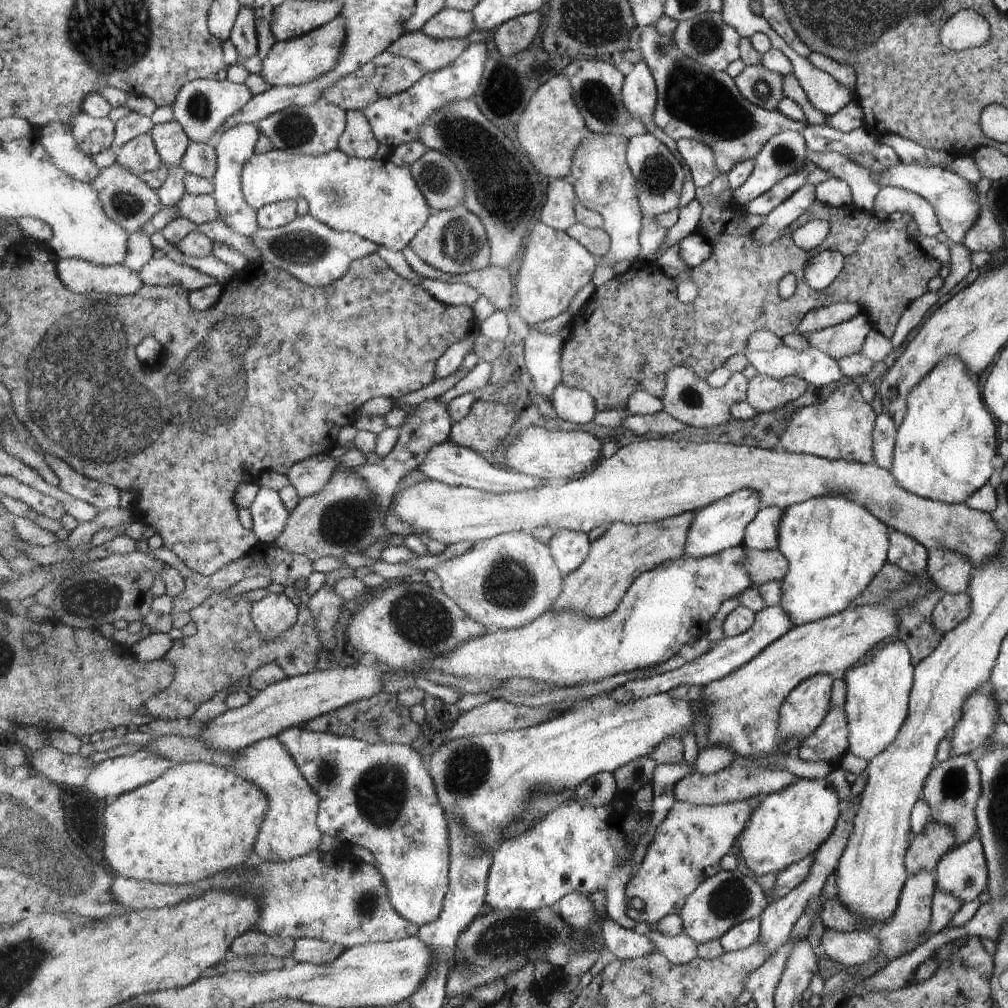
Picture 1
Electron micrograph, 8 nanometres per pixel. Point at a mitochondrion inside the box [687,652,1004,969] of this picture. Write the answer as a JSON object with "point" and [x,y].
{"point":[731,898]}

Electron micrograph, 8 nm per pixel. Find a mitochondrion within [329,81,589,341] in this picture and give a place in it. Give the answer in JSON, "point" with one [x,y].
{"point":[508,208]}

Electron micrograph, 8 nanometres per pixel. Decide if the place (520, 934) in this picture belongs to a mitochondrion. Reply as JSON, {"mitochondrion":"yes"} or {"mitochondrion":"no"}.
{"mitochondrion":"yes"}

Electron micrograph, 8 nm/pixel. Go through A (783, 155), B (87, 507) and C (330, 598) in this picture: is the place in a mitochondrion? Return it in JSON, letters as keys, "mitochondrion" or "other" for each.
{"A":"mitochondrion","B":"other","C":"other"}

